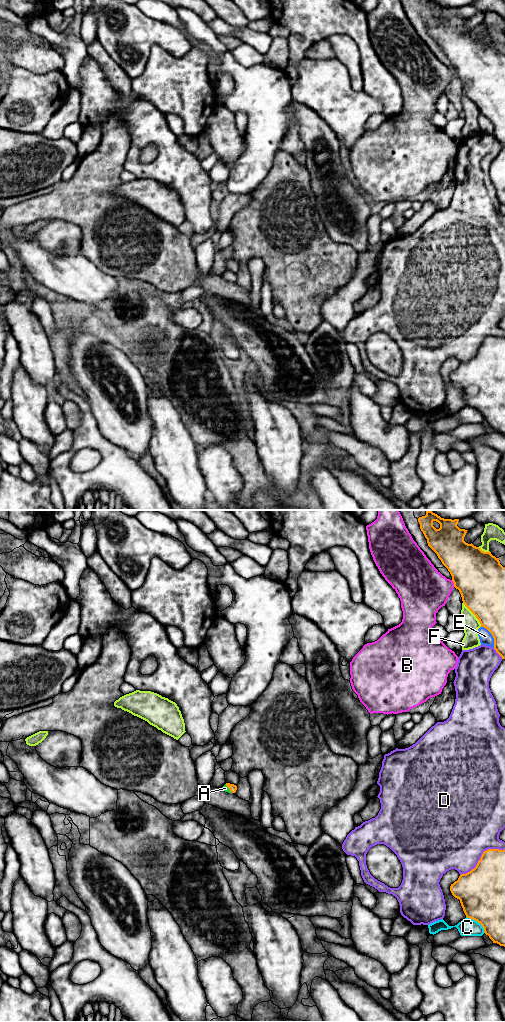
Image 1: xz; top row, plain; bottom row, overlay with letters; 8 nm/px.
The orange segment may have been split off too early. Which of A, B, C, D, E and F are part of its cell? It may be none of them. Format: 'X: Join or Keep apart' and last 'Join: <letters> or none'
A: Join
B: Keep apart
C: Keep apart
D: Keep apart
E: Keep apart
F: Keep apart
Join: A

